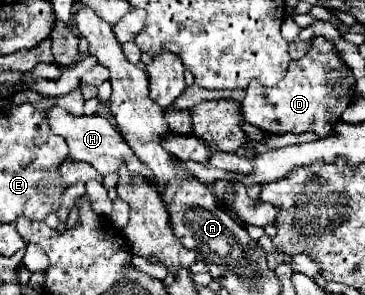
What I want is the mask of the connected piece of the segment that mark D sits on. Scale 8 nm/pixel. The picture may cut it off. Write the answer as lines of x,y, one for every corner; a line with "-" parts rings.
317,37
301,61
291,61
285,77
275,87
263,87
253,81
247,87
247,95
243,99
245,121
273,135
283,133
317,133
319,137
329,135
329,123
341,121
341,113
347,109
349,99
333,99
329,87
325,85
327,69
345,71
345,63
337,57
335,47
325,37

